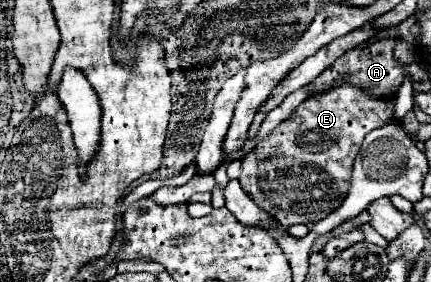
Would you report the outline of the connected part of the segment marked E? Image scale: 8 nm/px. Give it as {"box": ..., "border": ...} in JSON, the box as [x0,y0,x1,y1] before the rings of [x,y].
{"box":[239,85,395,229],"border":[[[341,85],[319,97],[305,99],[291,113],[289,119],[285,119],[281,125],[277,125],[267,139],[263,139],[253,151],[249,151],[241,159],[243,171],[241,171],[239,183],[243,185],[243,191],[263,211],[271,213],[271,217],[275,217],[275,221],[279,221],[285,229],[295,223],[315,223],[315,221],[327,217],[331,211],[335,211],[341,205],[341,201],[347,193],[353,159],[363,143],[363,137],[369,131],[373,131],[389,121],[395,121],[393,99],[371,97],[353,85]]]}

